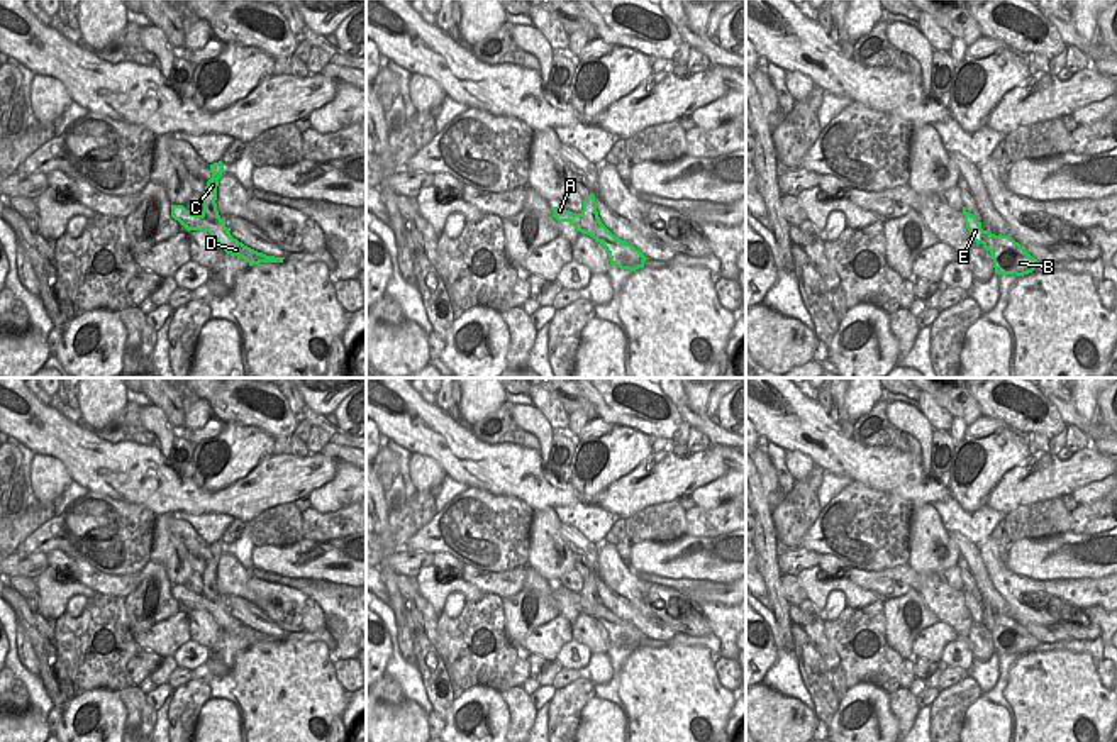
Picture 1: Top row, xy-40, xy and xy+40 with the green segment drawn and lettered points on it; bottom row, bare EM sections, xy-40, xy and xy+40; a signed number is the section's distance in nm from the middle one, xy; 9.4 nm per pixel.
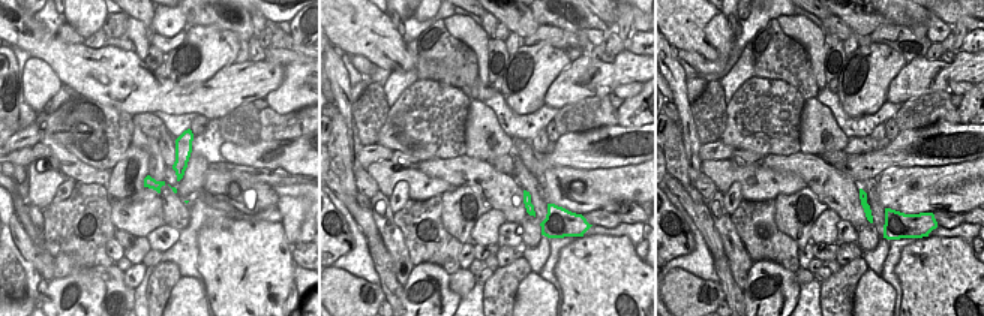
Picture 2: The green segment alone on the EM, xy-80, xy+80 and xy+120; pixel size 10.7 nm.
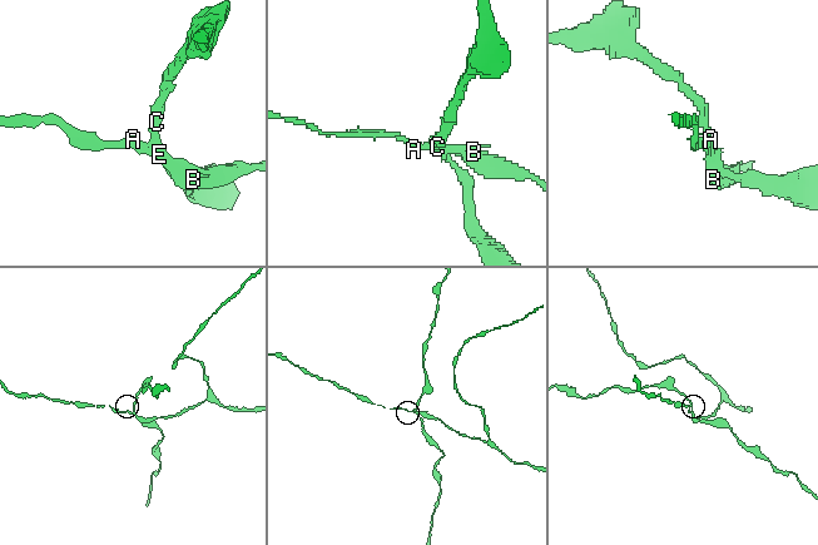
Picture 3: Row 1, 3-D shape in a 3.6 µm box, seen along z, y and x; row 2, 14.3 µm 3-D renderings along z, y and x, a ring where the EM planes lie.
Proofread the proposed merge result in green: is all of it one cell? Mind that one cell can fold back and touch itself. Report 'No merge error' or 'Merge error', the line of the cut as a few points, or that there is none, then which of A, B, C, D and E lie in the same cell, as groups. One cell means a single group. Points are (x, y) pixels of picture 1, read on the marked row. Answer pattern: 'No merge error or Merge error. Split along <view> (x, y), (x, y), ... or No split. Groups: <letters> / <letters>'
Merge error. Split along xy (578, 214), (592, 224), (600, 224). Groups: A B D / C E

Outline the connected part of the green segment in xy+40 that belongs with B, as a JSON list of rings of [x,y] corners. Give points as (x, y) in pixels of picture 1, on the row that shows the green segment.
[[[983,230],[983,247],[992,254],[995,274],[1024,276],[1041,264],[1010,235],[995,235]]]

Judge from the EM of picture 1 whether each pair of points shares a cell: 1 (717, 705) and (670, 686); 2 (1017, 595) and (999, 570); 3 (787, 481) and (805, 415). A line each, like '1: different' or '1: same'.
1: same
2: same
3: different

